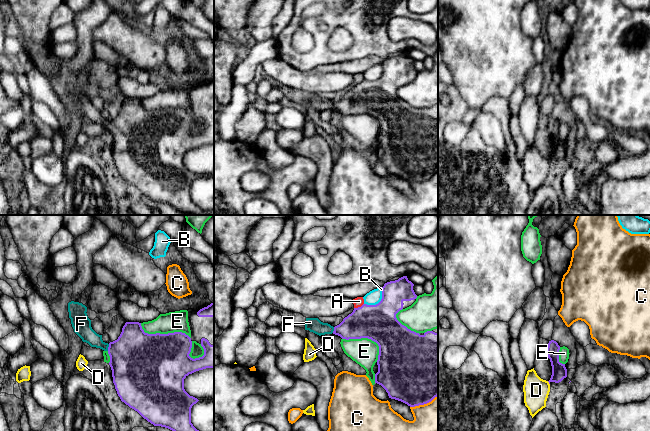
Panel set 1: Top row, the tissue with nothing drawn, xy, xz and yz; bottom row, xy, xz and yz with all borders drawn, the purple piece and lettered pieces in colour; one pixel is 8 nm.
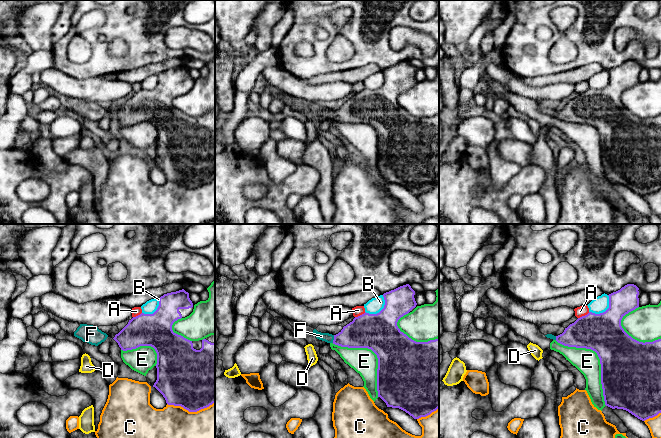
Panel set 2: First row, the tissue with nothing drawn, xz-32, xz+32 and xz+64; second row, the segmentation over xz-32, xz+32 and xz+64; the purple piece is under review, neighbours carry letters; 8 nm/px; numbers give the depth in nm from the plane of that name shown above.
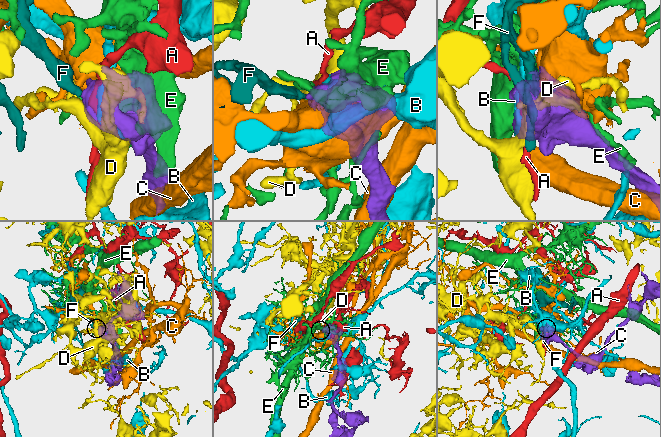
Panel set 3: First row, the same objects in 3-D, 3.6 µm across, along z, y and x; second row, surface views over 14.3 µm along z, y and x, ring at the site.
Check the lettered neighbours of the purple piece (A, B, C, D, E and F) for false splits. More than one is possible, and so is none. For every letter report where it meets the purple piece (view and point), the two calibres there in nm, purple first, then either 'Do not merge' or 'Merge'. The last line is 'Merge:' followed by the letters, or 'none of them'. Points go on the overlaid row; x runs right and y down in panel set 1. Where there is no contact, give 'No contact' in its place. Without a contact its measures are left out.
A: Touches purple at xz (358, 307). Thickness 300 nm (purple) against 80 nm. Do not merge
B: Touches purple at xz (378, 303). Thickness 300 nm (purple) against 110 nm. Do not merge
C: Touches purple at xz (423, 404). Thickness 480 nm (purple) against 260 nm. Do not merge
D: Touches purple at yz (549, 383). Thickness 120 nm (purple) against 200 nm. Do not merge
E: Touches purple at xy (163, 334). Thickness 500 nm (purple) against 170 nm. Do not merge
F: Touches purple at xy (108, 347). Thickness 440 nm (purple) against 140 nm. Merge
Merge: F

